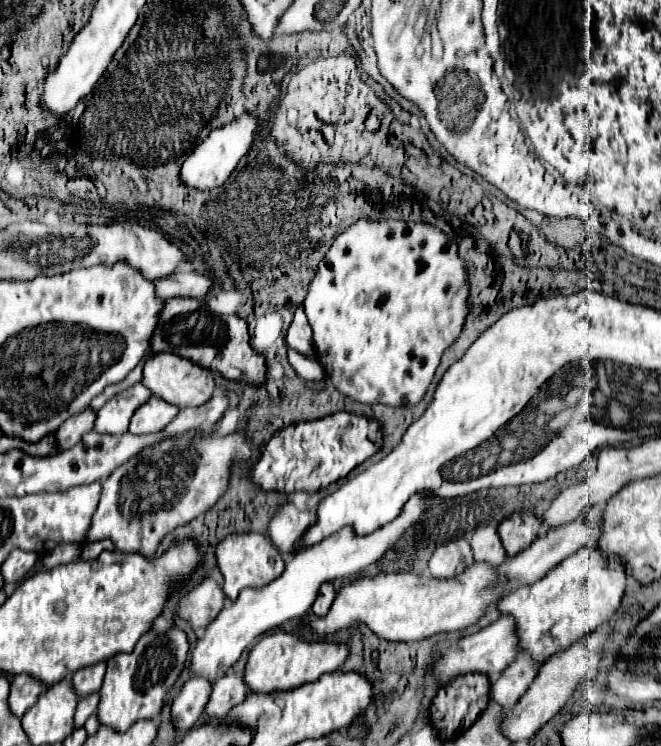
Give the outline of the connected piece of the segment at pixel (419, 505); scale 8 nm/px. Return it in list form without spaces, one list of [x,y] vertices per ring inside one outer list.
[[[415,495],[405,505],[403,513],[397,519],[393,519],[389,525],[385,525],[383,529],[377,529],[371,535],[359,537],[351,531],[351,527],[345,527],[345,529],[333,533],[331,537],[323,539],[321,543],[307,547],[307,549],[301,549],[293,557],[289,557],[285,571],[275,581],[271,581],[269,585],[259,587],[259,589],[243,589],[239,593],[237,601],[231,603],[227,609],[223,609],[205,627],[205,635],[197,639],[197,645],[193,647],[191,659],[187,665],[191,675],[193,677],[207,677],[207,681],[213,685],[219,679],[219,675],[227,673],[237,663],[241,653],[253,641],[257,641],[265,631],[271,631],[271,629],[283,625],[285,621],[303,617],[311,609],[311,605],[319,593],[321,583],[333,581],[337,577],[357,575],[359,571],[363,571],[371,563],[377,563],[383,557],[383,553],[399,541],[401,533],[407,527],[411,527],[415,521],[419,521],[423,511],[437,501],[445,501],[445,499],[439,499],[435,495],[421,499]]]

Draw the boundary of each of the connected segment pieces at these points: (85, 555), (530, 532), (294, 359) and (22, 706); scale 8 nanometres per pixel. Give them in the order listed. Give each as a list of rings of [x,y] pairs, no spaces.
[[[103,539],[103,541],[95,541],[95,543],[89,543],[81,549],[81,559],[85,561],[93,561],[95,557],[99,557],[103,551],[115,551],[113,543],[109,539]]]
[[[515,513],[513,517],[505,519],[497,529],[507,557],[513,557],[515,553],[527,549],[531,541],[535,541],[539,527],[541,527],[541,519],[531,517],[529,513]]]
[[[289,349],[289,363],[307,381],[323,381],[325,379],[323,367],[319,365],[319,361],[315,357],[305,357],[305,355],[299,355],[293,349]]]
[[[25,675],[13,677],[9,699],[7,699],[7,703],[11,707],[11,713],[15,717],[23,717],[23,713],[37,701],[37,697],[41,695],[43,689],[45,687],[39,681],[33,681],[31,677],[25,677]]]

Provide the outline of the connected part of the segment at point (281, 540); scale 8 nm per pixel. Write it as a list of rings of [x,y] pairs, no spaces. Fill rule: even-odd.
[[[291,501],[283,503],[277,507],[275,515],[267,523],[267,535],[275,549],[287,557],[291,555],[293,545],[303,537],[309,525],[315,523],[315,513],[309,511],[299,511]]]

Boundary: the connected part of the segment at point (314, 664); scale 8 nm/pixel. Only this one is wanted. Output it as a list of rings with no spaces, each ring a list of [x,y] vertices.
[[[275,631],[265,635],[255,647],[249,651],[247,665],[243,671],[243,681],[251,693],[273,693],[273,691],[287,691],[299,685],[317,681],[321,675],[337,671],[343,661],[347,659],[347,647],[337,643],[321,643],[321,641],[303,641],[297,635]]]

